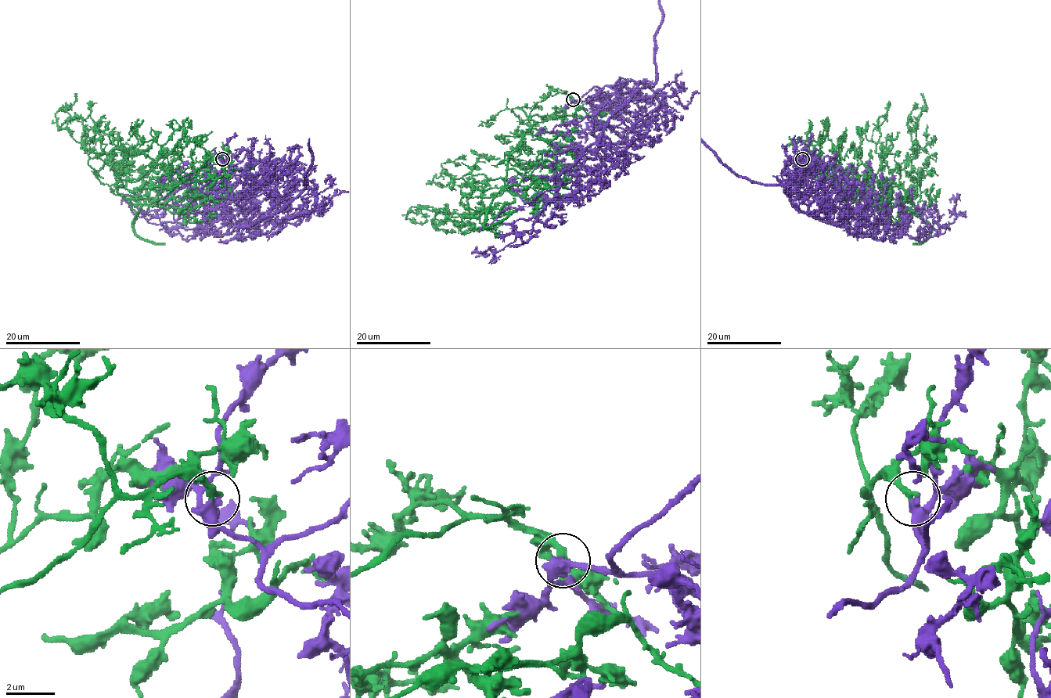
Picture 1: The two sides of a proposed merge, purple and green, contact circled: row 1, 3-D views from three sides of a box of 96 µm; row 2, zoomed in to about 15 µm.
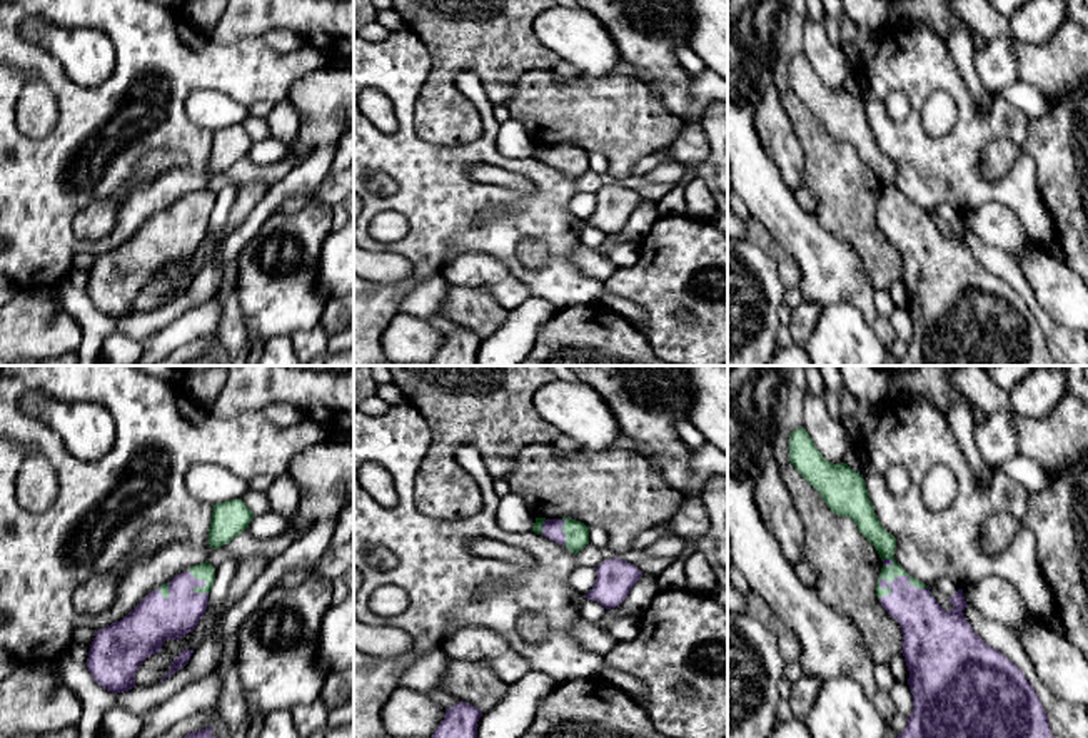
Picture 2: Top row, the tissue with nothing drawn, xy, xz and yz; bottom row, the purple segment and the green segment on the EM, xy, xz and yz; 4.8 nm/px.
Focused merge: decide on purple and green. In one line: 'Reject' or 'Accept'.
Reject

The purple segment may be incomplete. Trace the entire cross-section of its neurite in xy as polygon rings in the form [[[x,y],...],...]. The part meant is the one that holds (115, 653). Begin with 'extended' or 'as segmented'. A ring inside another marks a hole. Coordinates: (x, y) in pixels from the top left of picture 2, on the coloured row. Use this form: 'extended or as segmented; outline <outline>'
as segmented; outline [[[184,571],[169,583],[169,598],[160,589],[149,593],[123,619],[98,629],[90,644],[87,668],[97,685],[113,693],[135,688],[135,671],[145,658],[162,650],[167,639],[180,639],[192,633],[209,604],[209,593],[195,593],[195,588],[207,586],[202,579]]]

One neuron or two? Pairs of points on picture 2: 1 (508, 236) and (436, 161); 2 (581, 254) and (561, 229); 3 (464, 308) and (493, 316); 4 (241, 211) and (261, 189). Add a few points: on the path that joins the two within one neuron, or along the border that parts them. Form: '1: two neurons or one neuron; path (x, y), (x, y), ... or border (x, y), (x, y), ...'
1: one neuron; path (503, 214), (483, 197), (473, 197), (458, 182)
2: two neurons; border (579, 244), (571, 261), (588, 276), (599, 279)
3: one neuron; path (471, 308), (486, 314)
4: one neuron; path (244, 206), (256, 194)

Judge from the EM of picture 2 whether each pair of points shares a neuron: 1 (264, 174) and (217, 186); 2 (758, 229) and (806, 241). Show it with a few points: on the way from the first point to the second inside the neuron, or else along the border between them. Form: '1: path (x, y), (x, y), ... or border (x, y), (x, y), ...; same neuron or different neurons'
1: path (252, 174), (229, 176); same neuron
2: border (751, 214), (796, 262); different neurons

